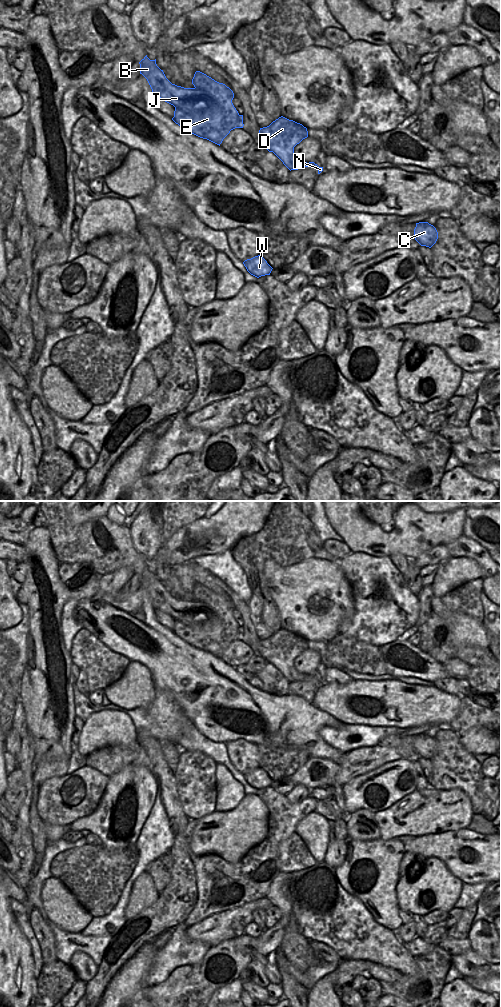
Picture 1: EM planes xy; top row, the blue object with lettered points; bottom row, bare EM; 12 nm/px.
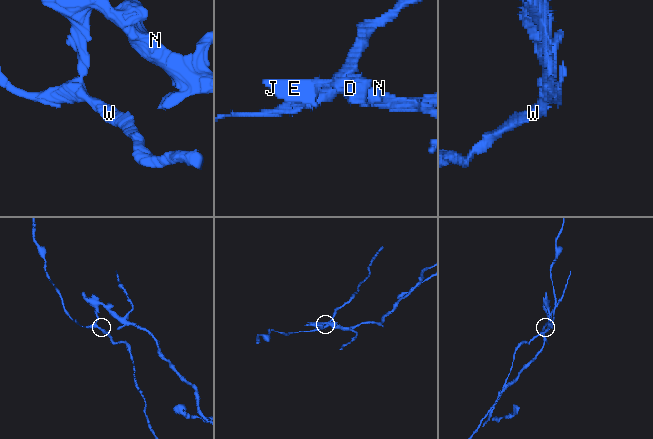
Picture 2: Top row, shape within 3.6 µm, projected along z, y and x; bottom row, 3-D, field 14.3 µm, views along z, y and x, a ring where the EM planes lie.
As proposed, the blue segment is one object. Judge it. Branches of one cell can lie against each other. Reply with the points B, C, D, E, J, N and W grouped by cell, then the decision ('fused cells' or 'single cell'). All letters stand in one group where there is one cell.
B C D J N / E W; fused cells

